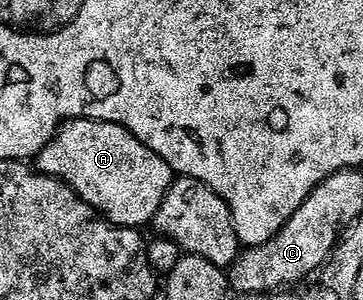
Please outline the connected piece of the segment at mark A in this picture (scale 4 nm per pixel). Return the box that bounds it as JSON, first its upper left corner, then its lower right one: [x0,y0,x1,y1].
[36,118,176,228]

